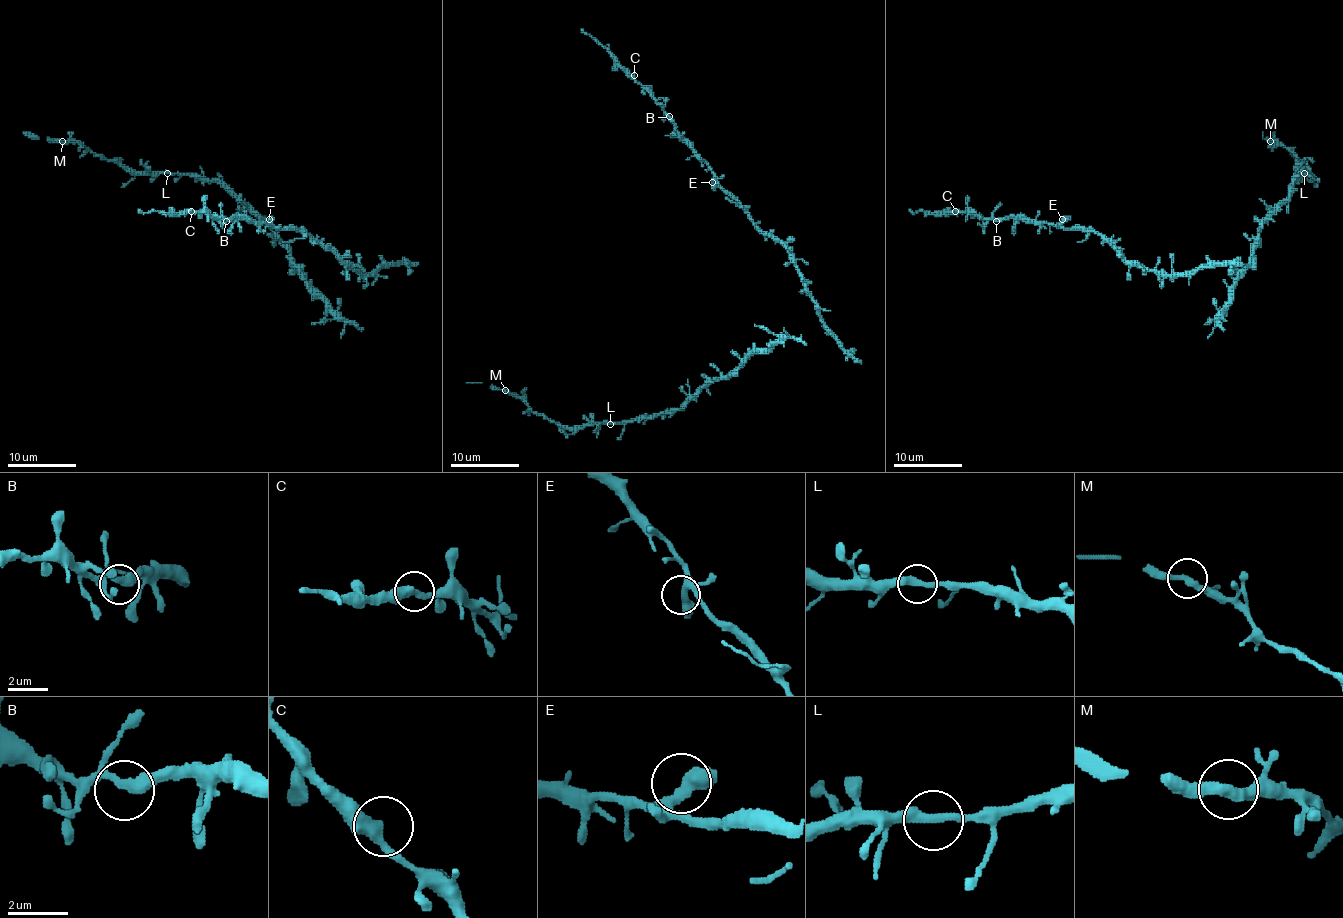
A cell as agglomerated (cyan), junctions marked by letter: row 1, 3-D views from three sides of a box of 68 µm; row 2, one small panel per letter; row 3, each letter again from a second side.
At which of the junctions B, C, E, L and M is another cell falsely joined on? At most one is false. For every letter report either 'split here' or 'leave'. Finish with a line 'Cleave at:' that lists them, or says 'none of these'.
B: leave
C: leave
E: leave
L: leave
M: leave
Cleave at: none of these

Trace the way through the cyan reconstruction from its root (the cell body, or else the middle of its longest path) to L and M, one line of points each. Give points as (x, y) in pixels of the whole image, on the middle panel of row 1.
L: (784, 335), (768, 348), (758, 348), (737, 369), (710, 381), (679, 408), (631, 422), (610, 424)
M: (784, 335), (679, 408), (631, 422), (562, 427), (506, 389)

